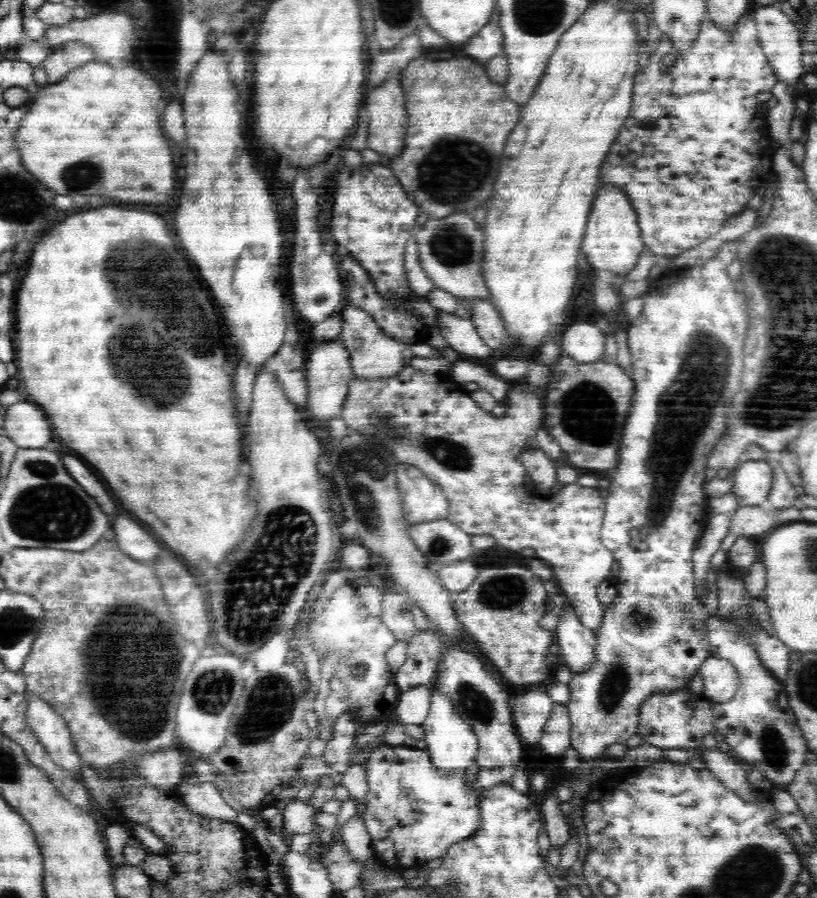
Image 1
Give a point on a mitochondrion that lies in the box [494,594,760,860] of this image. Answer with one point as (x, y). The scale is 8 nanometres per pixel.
(614, 686)

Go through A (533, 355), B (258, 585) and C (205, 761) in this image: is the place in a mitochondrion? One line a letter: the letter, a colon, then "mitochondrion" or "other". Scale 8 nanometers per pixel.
A: other
B: mitochondrion
C: other

